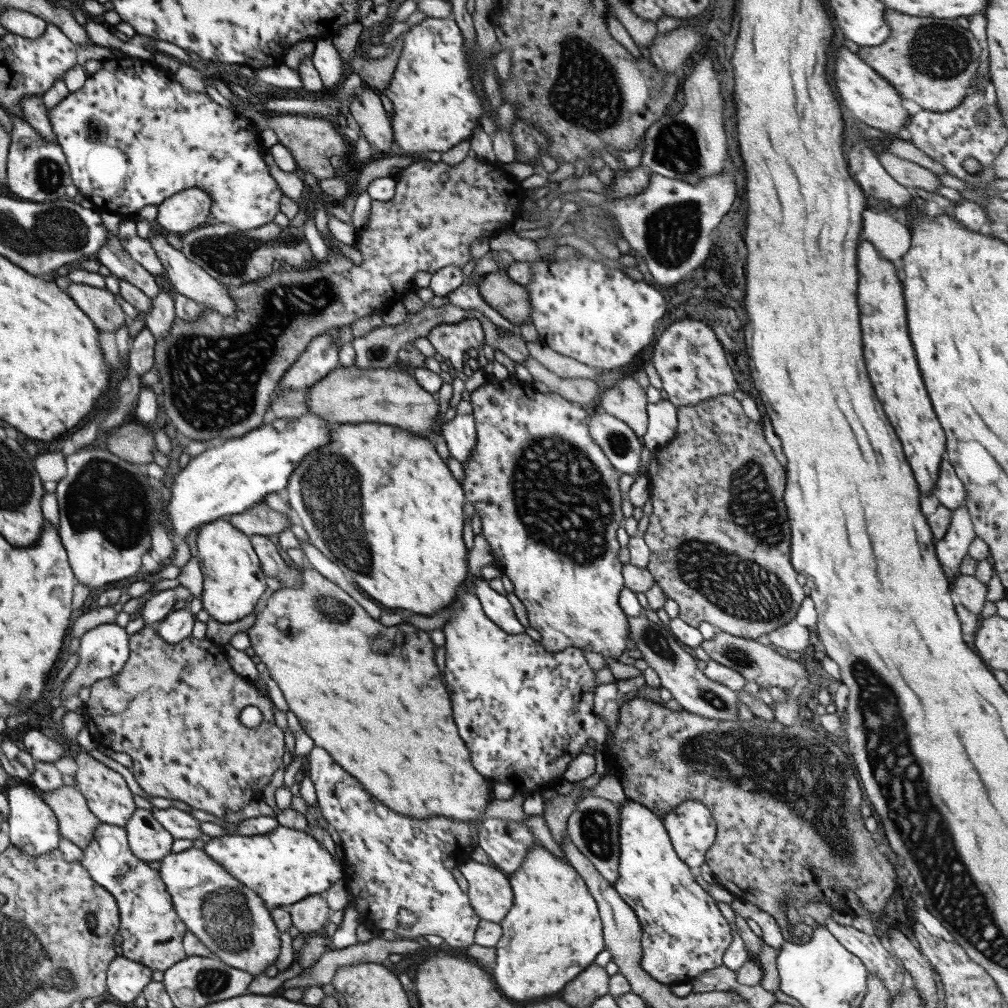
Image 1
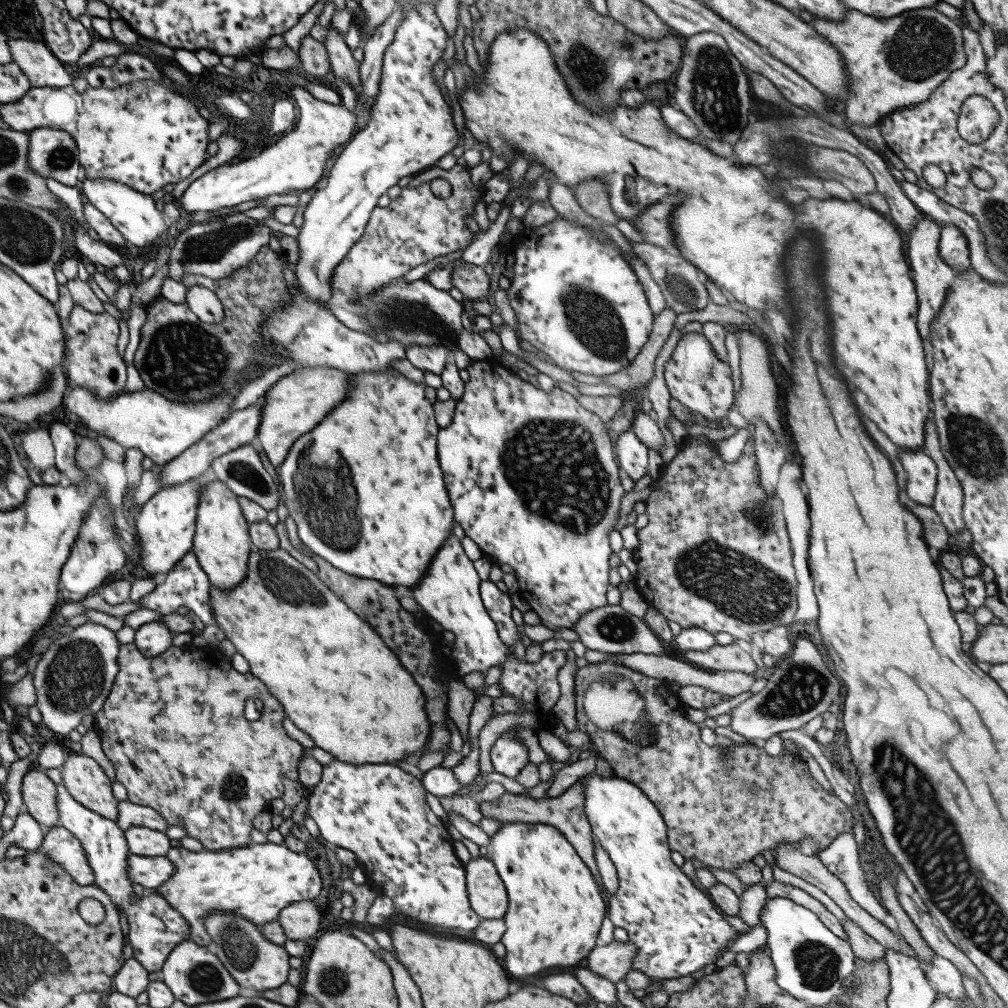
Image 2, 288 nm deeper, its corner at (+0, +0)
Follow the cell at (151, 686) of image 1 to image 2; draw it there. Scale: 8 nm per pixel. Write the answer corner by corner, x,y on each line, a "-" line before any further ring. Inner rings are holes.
121,644
117,664
119,664
119,672
115,676
111,692
105,698
101,710
91,716
89,728
93,728
97,732
103,756
115,766
115,780
119,780
125,786
127,802
153,808
155,812
159,812
167,820
169,826
181,824
185,828
187,836
197,838
203,844
203,848
209,850
209,852
241,848
247,842
251,842
251,838
249,838
249,830
253,828
251,820
255,818
257,812
267,810
273,798
283,796
283,778
297,782
297,762
301,760
301,754
303,754
303,748
295,740
291,740
285,734
285,730
281,728
281,720
285,718
285,712
283,712
283,706
279,704
279,700
269,692
269,688
259,678
255,678
251,672
247,672
247,674
235,672
231,668
231,658
227,658
217,648
209,648
209,646
193,646
193,644
191,646
173,646
171,644
159,656
145,656
137,650
135,644
-
247,696
255,696
263,702
263,714
259,716
259,720
253,720
253,722
245,720
243,702
245,702

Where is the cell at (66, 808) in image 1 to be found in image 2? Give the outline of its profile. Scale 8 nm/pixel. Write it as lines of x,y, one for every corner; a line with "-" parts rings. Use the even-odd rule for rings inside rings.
29,770
21,782
23,810
29,812
37,824
45,830
61,826
57,812
57,784
53,784
45,772

